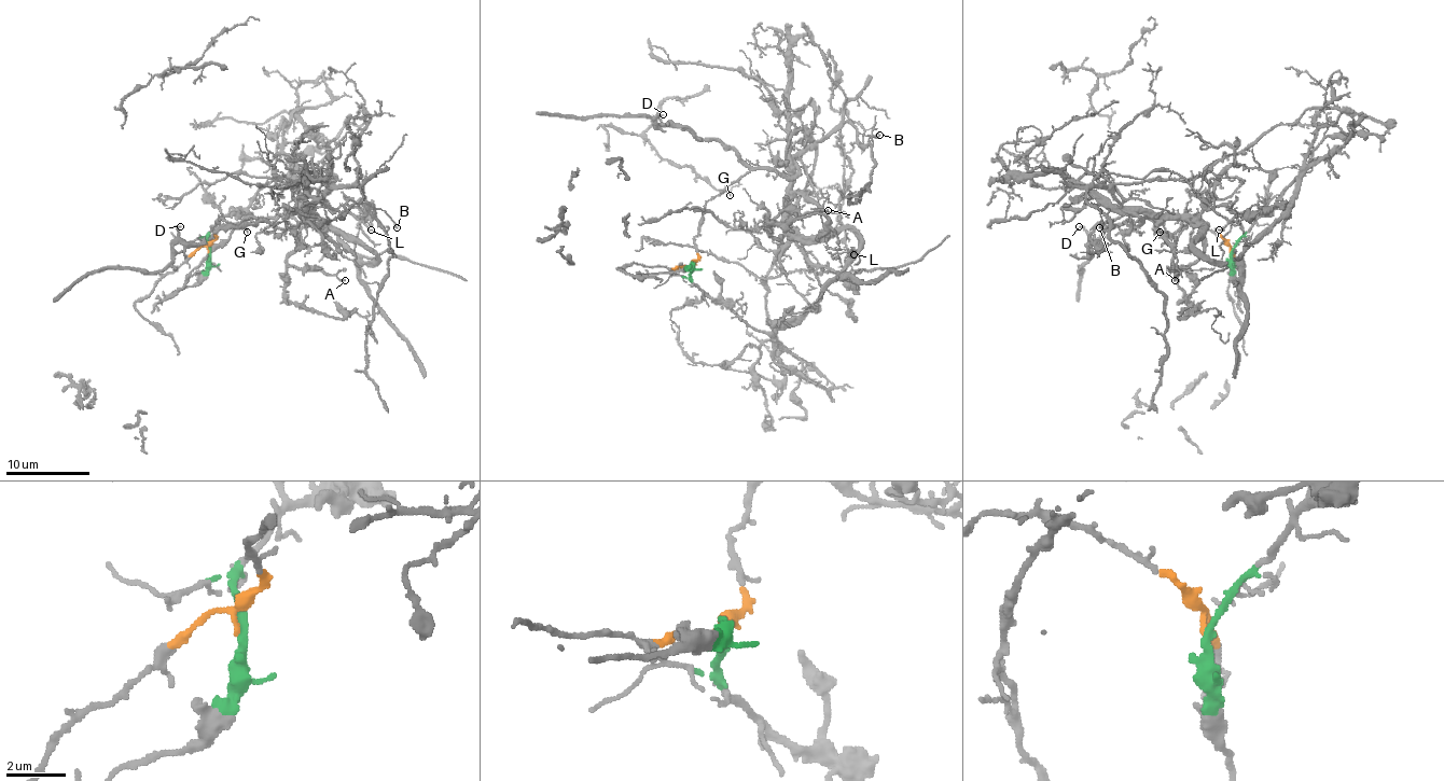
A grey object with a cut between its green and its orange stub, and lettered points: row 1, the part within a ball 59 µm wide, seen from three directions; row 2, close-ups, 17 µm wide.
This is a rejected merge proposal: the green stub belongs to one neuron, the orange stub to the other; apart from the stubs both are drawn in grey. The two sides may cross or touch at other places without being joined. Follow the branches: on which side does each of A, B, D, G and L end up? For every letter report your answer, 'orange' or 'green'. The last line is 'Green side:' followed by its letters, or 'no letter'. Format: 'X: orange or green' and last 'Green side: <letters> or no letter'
A: green
B: orange
D: orange
G: orange
L: orange
Green side: A

